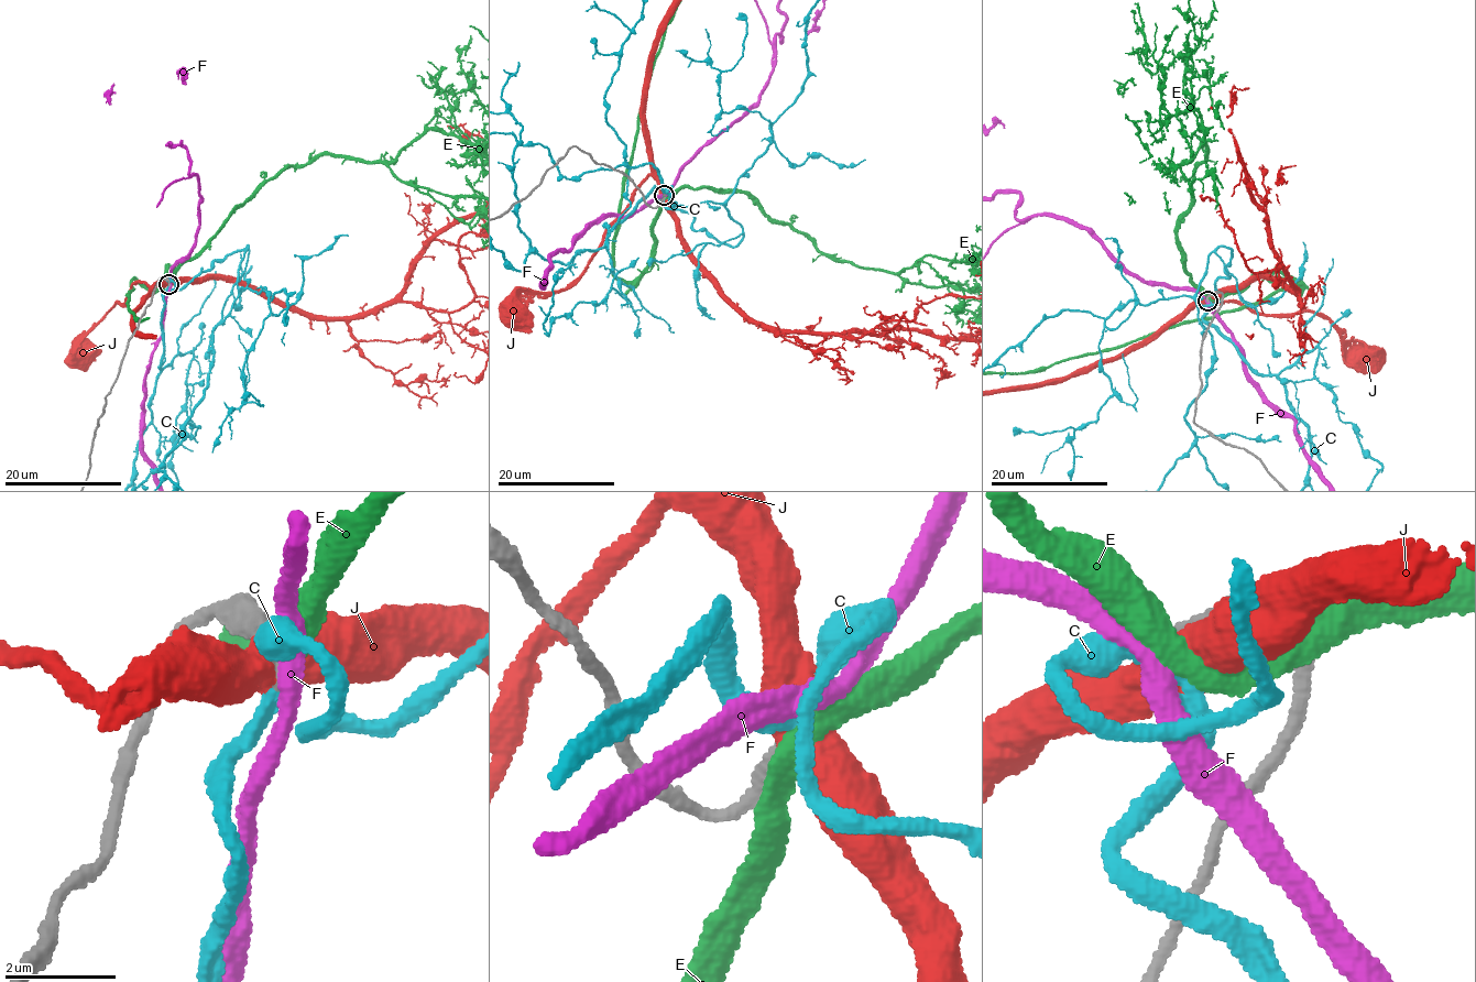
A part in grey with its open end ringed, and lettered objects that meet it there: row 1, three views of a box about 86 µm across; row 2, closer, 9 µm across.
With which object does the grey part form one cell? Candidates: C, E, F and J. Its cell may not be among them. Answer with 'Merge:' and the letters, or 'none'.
Merge: C

